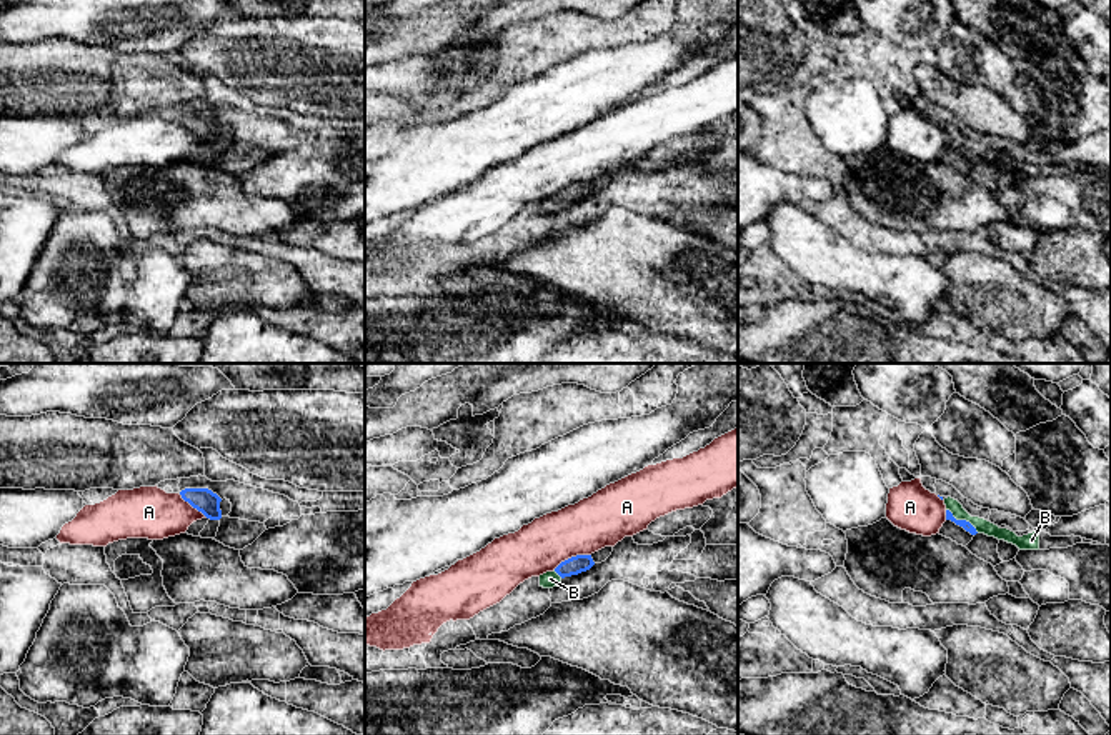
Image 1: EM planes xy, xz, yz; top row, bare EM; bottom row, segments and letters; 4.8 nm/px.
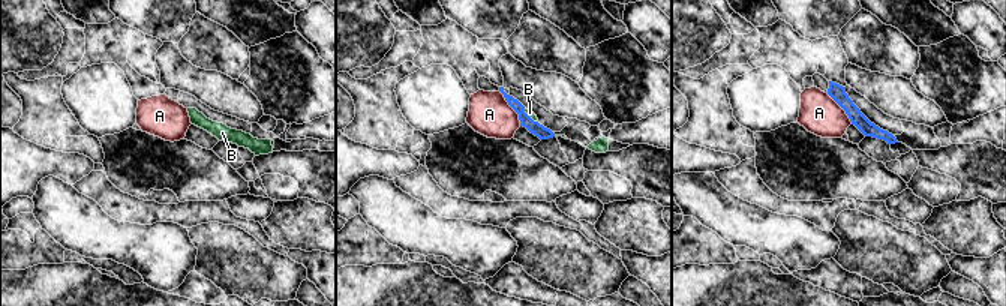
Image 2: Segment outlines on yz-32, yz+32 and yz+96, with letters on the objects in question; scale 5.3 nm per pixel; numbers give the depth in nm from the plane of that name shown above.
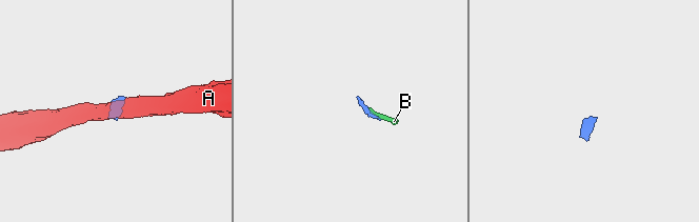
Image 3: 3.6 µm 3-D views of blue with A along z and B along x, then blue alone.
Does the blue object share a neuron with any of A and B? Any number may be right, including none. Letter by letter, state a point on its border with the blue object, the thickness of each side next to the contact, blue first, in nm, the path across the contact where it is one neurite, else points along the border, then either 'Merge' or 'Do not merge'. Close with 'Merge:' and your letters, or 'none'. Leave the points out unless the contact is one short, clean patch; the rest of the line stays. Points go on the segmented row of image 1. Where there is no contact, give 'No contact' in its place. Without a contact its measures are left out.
A: Touches blue at xz (572, 557). Thickness 90 nm (blue) against 260 nm. Boundary: xz (590, 554), (572, 555), (553, 569). Do not merge
B: Touches blue at yz (963, 520). Thickness 50 nm (blue) against 70 nm. Path across: yz (966, 525), (963, 520), (981, 525). Merge
Merge: B

